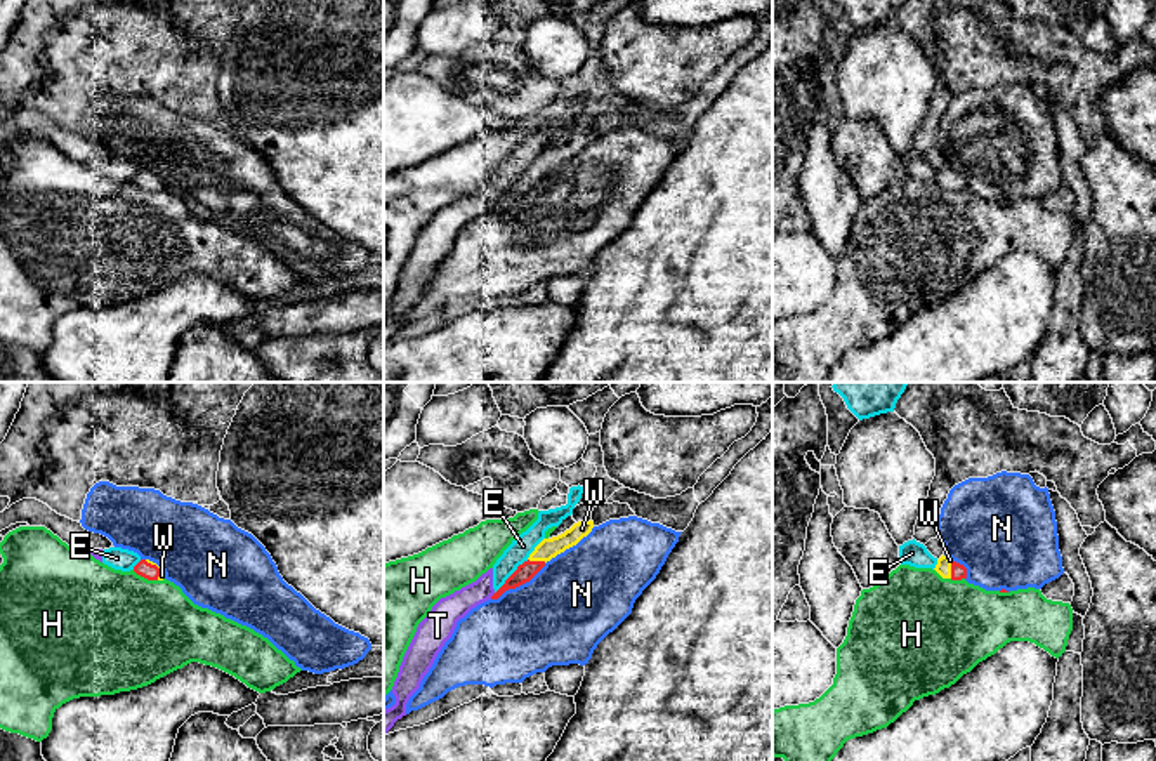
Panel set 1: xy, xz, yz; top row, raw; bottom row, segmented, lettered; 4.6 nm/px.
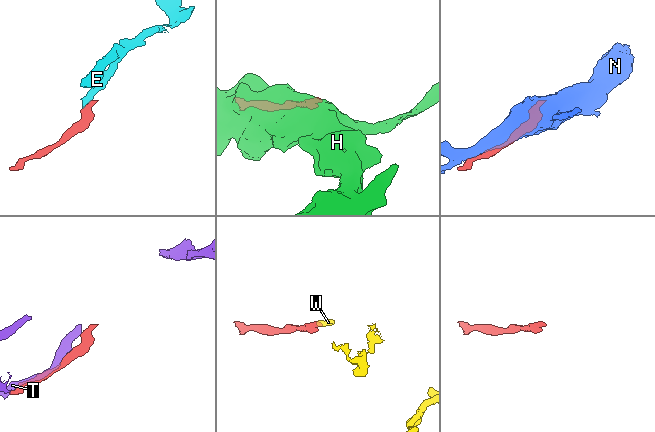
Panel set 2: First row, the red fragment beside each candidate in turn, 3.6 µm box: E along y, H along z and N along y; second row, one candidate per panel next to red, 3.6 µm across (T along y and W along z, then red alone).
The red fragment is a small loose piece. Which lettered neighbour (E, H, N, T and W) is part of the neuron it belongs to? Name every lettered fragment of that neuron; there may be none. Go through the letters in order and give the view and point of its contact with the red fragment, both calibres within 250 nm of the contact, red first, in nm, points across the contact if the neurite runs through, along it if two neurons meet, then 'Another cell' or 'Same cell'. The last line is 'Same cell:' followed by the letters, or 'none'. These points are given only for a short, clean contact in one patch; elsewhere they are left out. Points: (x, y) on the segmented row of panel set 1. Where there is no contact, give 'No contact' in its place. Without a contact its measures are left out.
E: Touches red at xz (511, 575). Thickness 90 nm (red) against 100 nm. Another cell
H: Touches red at xy (144, 577). Thickness 80 nm (red) against 500 nm. Another cell
N: Touches red at xz (518, 586). Thickness 90 nm (red) against 440 nm. Another cell
T: Touches red at xz (492, 596). Thickness 90 nm (red) against 140 nm. Another cell
W: Touches red at xz (537, 562). Thickness 90 nm (red) against 100 nm. Same cell
Same cell: W

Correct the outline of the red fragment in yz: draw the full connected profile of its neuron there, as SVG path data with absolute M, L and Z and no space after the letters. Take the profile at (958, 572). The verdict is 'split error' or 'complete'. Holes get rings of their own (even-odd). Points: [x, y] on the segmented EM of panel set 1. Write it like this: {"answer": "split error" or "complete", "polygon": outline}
{"answer": "split error", "polygon": "M941 556L934 568L943 579L962 580L967 579L967 568L948 556Z"}

